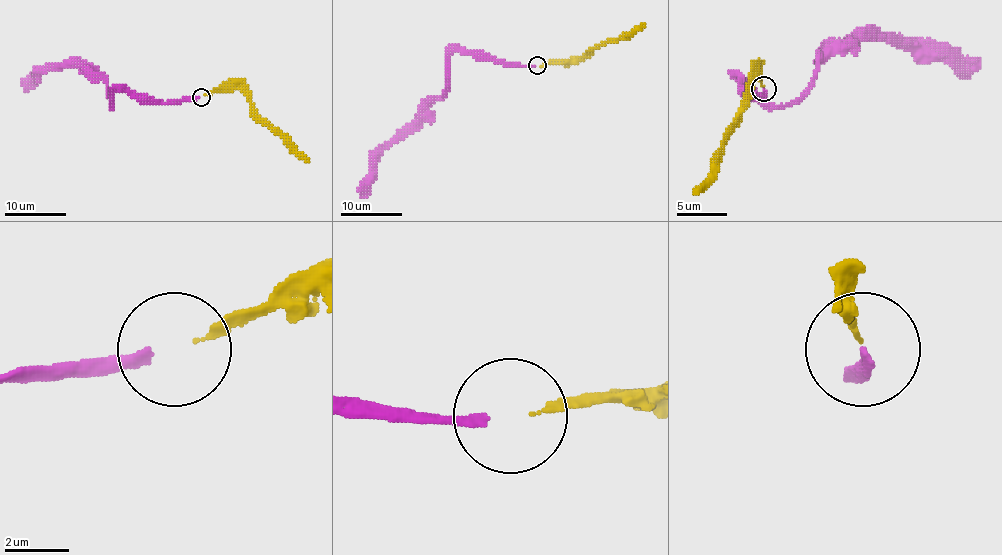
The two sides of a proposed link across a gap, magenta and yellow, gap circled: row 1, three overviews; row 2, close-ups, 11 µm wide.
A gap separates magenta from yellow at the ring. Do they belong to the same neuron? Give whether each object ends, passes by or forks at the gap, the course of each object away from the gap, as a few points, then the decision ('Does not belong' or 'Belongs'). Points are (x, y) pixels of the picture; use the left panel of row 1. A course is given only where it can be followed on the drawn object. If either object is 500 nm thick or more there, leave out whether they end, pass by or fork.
At the ring magenta ends. At the ring yellow ends. Course of magenta: (198, 98), (166, 103), (141, 101), (117, 89), (111, 107), (105, 81), (77, 66), (47, 66), (25, 81). Course of yellow: (205, 95), (228, 86), (237, 86), (253, 109), (309, 161). Belongs

